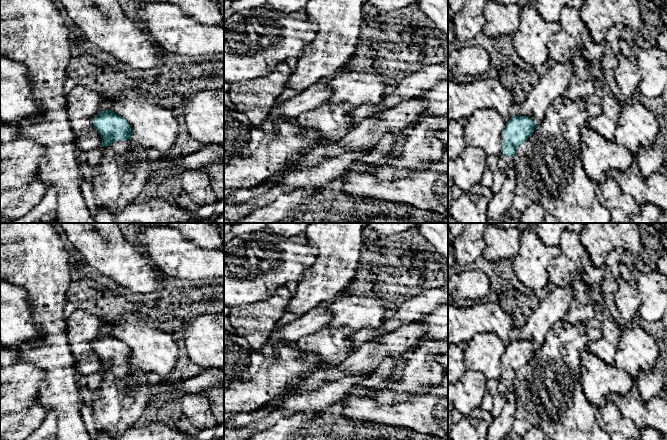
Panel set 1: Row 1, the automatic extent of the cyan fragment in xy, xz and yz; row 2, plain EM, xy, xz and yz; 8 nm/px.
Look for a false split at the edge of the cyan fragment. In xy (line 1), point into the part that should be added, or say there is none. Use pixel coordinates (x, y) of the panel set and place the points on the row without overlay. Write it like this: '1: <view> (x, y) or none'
1: none

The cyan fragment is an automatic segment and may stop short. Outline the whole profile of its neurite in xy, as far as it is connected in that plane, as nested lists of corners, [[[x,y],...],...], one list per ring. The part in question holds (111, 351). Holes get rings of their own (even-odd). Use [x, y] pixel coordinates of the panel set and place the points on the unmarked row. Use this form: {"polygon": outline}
{"polygon": [[[110,333],[98,337],[93,342],[92,347],[102,362],[101,369],[103,371],[116,365],[125,365],[132,362],[130,349],[123,341]]]}

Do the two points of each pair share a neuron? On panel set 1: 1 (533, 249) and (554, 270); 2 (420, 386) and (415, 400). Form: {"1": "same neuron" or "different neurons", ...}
{"1": "different neurons", "2": "different neurons"}

